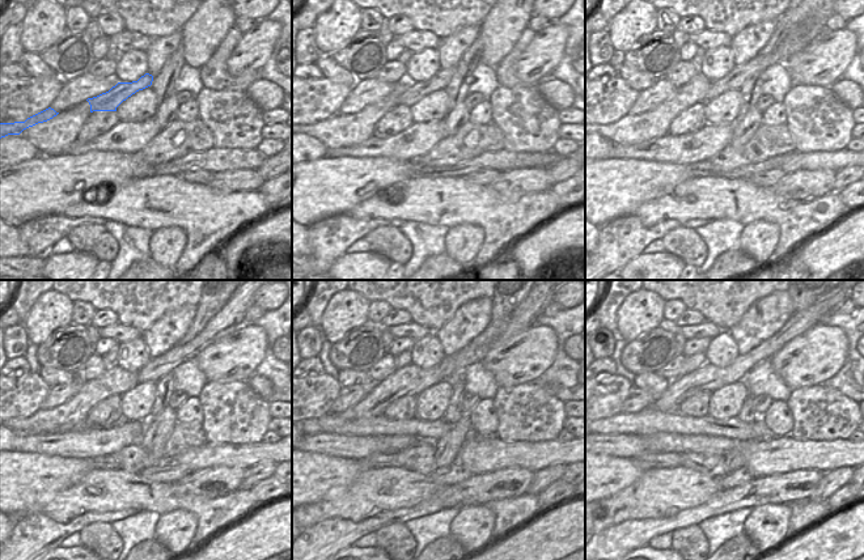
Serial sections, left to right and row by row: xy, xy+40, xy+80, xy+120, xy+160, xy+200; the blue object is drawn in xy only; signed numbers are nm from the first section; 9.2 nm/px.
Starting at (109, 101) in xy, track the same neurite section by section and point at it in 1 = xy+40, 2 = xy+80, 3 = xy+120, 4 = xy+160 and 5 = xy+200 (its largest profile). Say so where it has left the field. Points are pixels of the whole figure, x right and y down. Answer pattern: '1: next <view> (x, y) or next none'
1: next xy+40 (416, 90)
2: next xy+80 (757, 66)
3: next xy+120 (232, 315)
4: next xy+160 (530, 308)
5: next xy+200 (825, 306)

